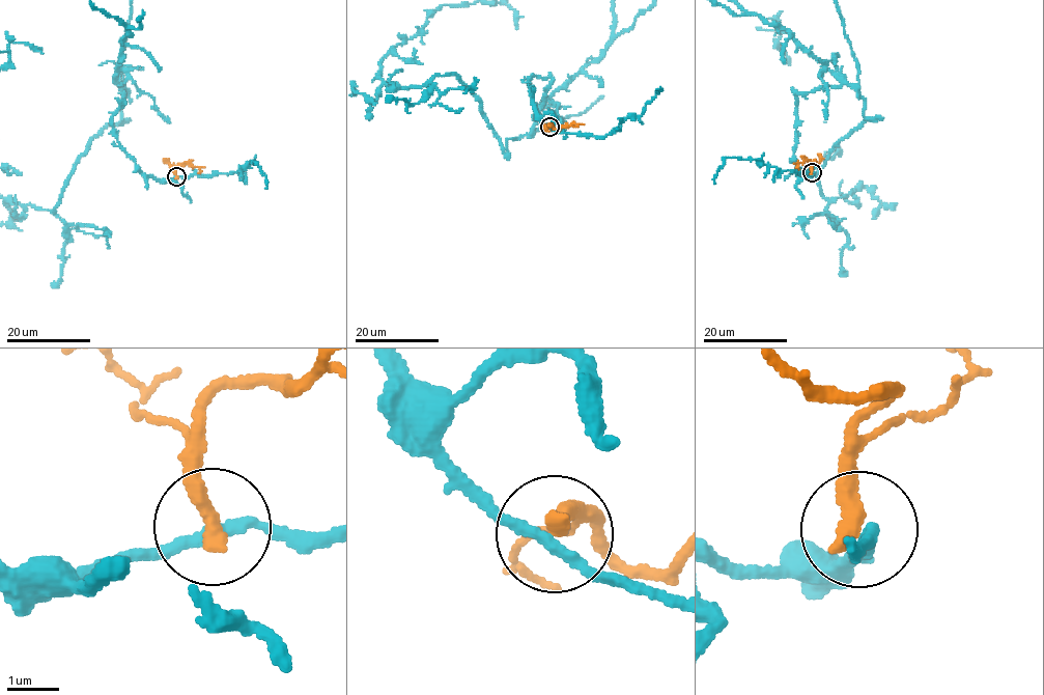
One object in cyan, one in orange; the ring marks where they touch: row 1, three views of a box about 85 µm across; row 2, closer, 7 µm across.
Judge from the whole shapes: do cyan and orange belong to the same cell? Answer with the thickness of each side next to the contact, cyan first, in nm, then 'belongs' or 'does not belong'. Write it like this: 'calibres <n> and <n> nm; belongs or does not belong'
calibres 200 and 400 nm; does not belong

